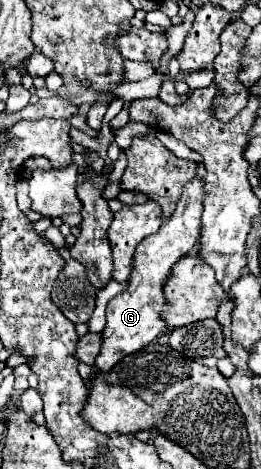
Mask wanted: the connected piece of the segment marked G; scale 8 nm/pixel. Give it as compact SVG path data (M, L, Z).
M194 179L186 183L182 189L182 197L176 205L172 217L160 227L156 235L146 237L134 251L132 273L128 285L122 293L106 305L106 327L102 331L102 349L96 357L96 369L100 373L110 373L110 369L126 355L140 351L156 337L166 331L166 323L160 319L160 311L166 303L162 287L166 277L170 275L172 265L190 253L190 249L200 239L200 219L202 219L202 201L204 201L204 183L202 179Z

